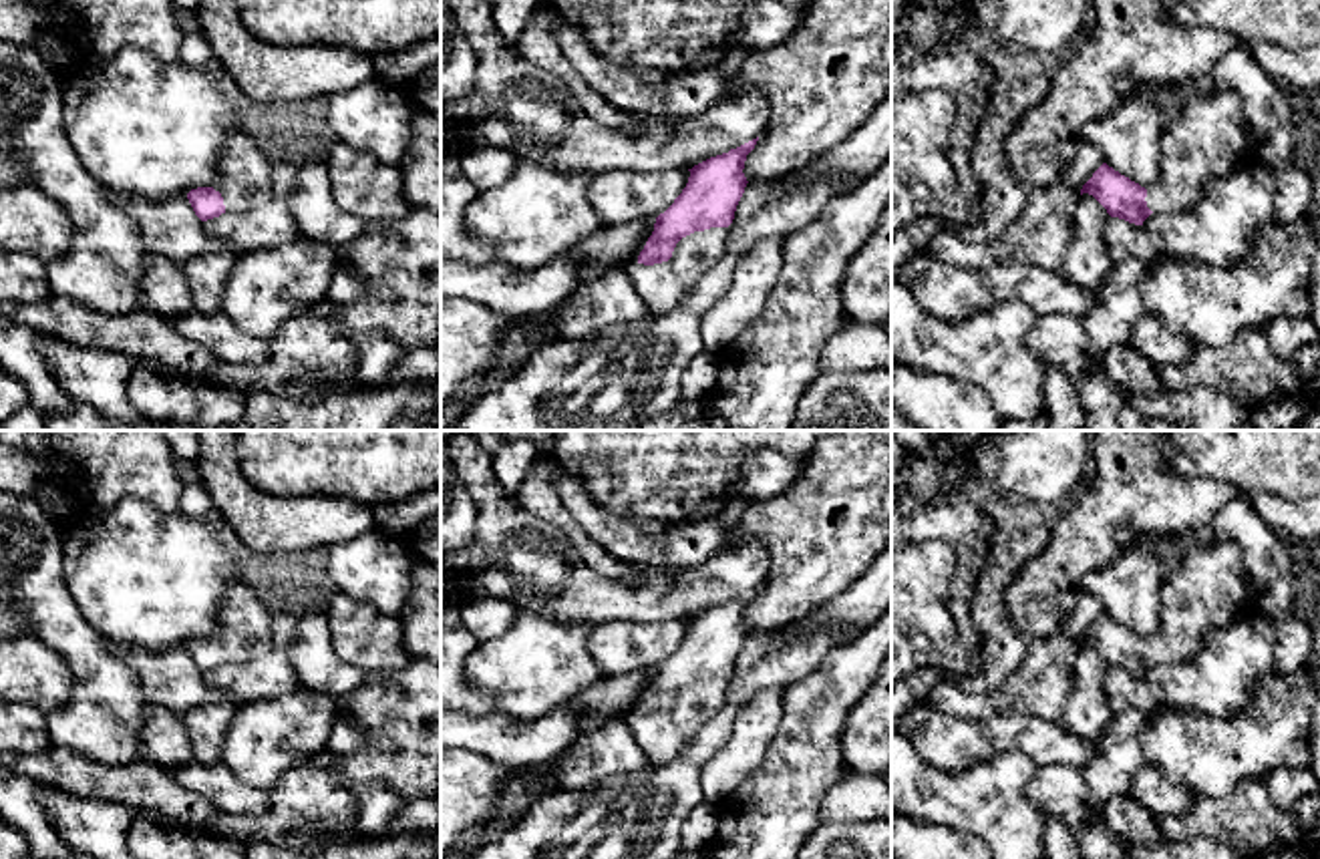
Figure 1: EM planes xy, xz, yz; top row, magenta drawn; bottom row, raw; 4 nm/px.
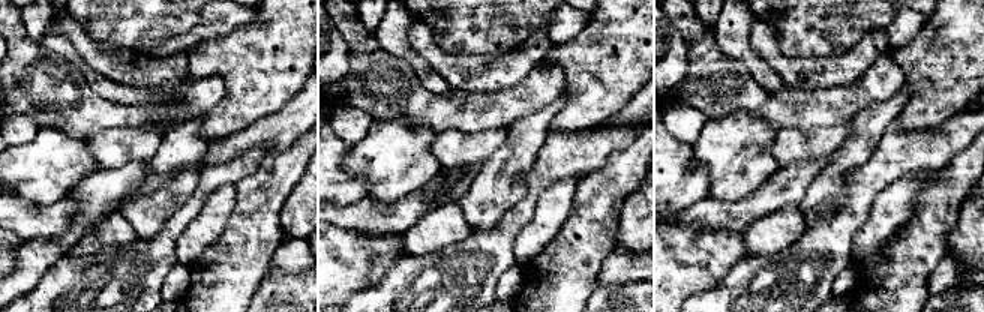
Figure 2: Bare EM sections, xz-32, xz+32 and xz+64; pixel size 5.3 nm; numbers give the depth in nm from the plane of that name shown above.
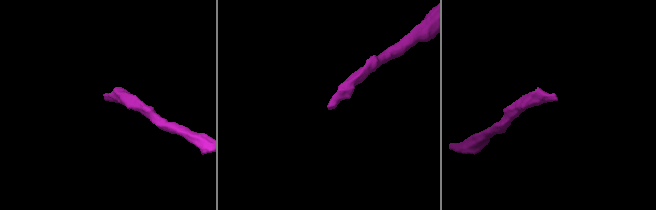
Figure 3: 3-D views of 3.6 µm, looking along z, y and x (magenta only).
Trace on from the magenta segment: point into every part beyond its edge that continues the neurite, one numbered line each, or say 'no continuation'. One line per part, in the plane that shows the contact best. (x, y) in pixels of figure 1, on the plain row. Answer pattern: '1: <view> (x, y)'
1: xz (661, 737)

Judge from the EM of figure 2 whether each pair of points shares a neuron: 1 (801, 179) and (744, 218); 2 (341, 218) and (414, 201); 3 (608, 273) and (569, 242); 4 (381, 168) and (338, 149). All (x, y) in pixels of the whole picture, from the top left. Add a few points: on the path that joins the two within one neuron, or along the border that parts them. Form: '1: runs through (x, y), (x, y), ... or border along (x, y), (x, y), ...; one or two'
1: runs through (788, 186), (758, 206); one
2: runs through (359, 216), (396, 216); one
3: border along (617, 248), (603, 261), (596, 287); two
4: border along (351, 146), (344, 168), (368, 183); two

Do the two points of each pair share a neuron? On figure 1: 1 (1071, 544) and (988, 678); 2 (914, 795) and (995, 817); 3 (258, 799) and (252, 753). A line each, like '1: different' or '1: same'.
1: different
2: same
3: different

